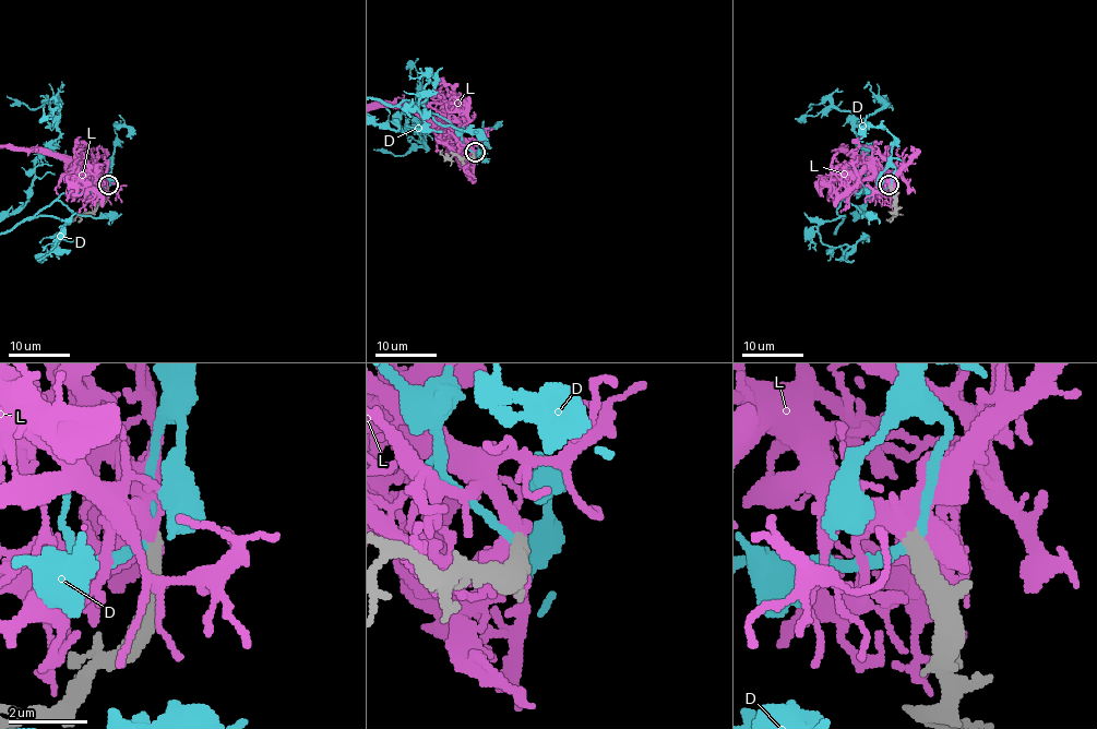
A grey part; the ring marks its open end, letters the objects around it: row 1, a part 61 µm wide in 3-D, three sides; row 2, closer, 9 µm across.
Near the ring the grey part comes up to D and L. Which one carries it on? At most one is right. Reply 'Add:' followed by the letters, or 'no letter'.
Add: L

